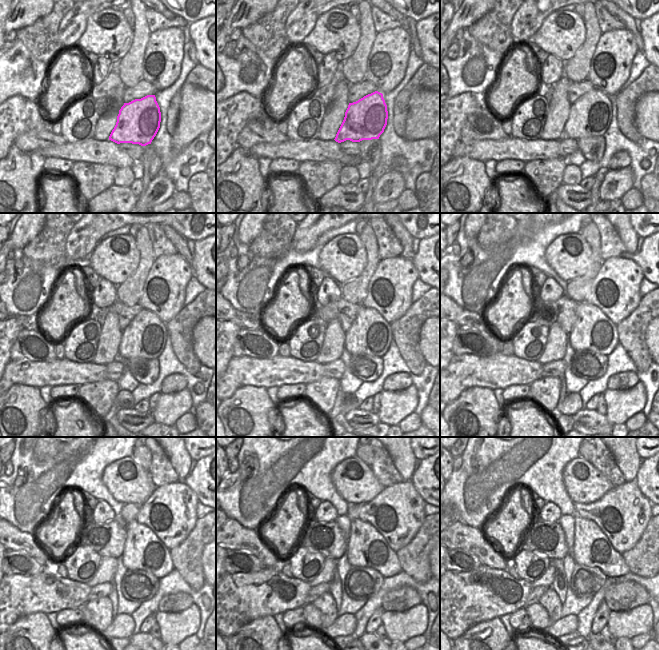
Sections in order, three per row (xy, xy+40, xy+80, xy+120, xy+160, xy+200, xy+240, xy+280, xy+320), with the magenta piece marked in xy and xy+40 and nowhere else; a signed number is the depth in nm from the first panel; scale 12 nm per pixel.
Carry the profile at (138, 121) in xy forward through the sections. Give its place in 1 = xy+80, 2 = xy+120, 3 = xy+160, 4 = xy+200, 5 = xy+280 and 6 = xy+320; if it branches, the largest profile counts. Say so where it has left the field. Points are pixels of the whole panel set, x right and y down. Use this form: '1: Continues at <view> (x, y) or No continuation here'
1: Continues at xy+80 (591, 114)
2: Continues at xy+120 (144, 337)
3: Continues at xy+160 (370, 334)
4: Continues at xy+200 (592, 330)
5: Continues at xy+280 (366, 547)
6: Continues at xy+320 (591, 547).

